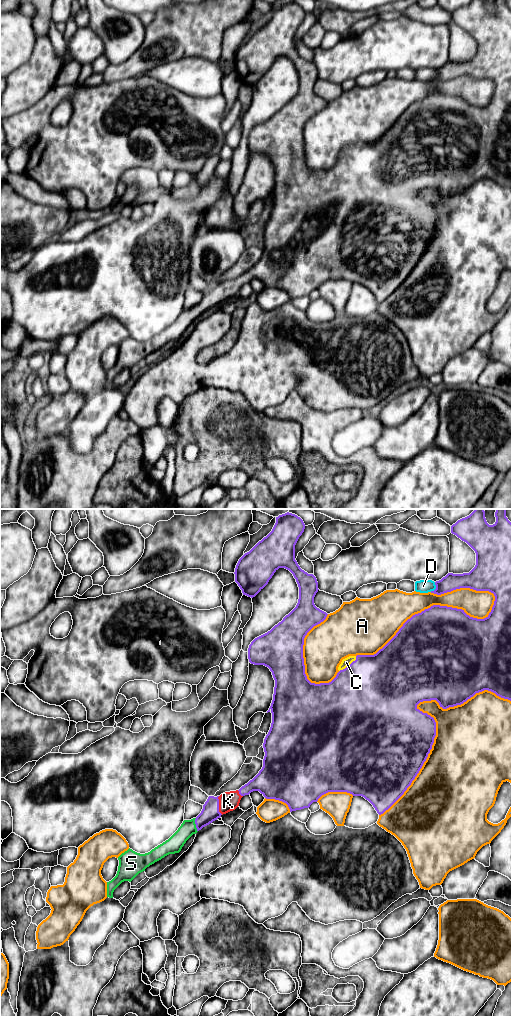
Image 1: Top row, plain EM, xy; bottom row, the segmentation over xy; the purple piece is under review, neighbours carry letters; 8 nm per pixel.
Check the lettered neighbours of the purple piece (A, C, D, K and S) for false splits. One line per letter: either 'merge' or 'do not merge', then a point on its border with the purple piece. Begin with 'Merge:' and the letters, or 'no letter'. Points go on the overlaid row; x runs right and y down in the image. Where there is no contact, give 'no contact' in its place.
Merge: C, K, S
A: do not merge | xy (431, 606)
C: merge | xy (349, 665)
D: do not merge | xy (436, 588)
K: merge | xy (218, 805)
S: merge | xy (196, 825)

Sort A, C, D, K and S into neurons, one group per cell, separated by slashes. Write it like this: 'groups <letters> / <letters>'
groups A / C K S / D

